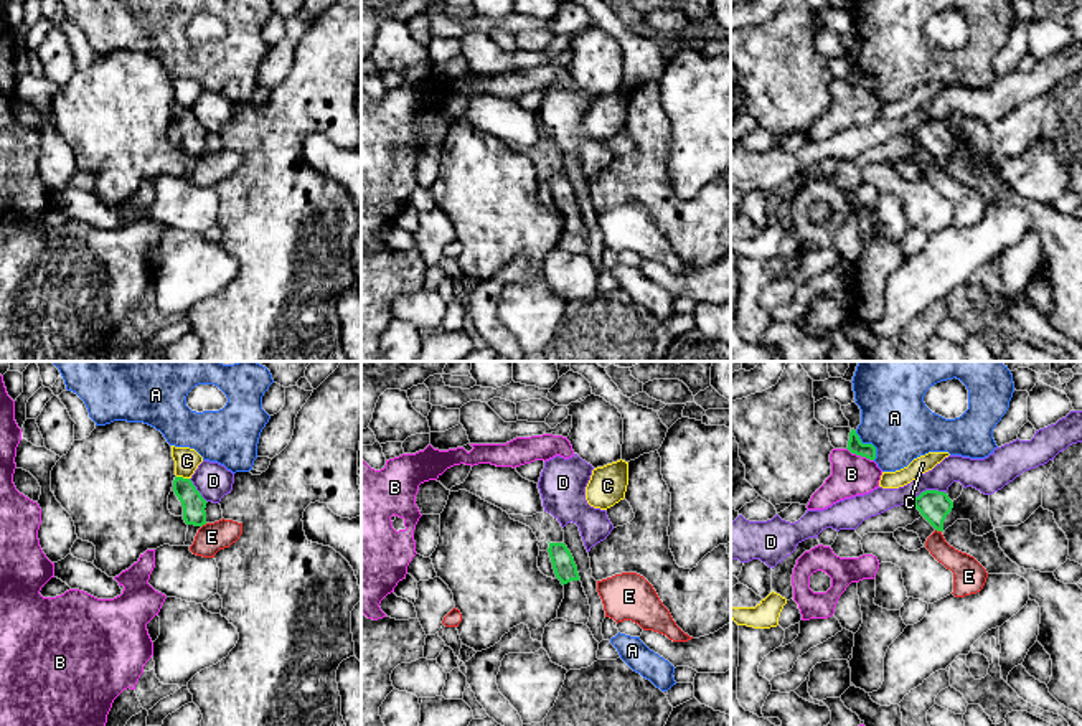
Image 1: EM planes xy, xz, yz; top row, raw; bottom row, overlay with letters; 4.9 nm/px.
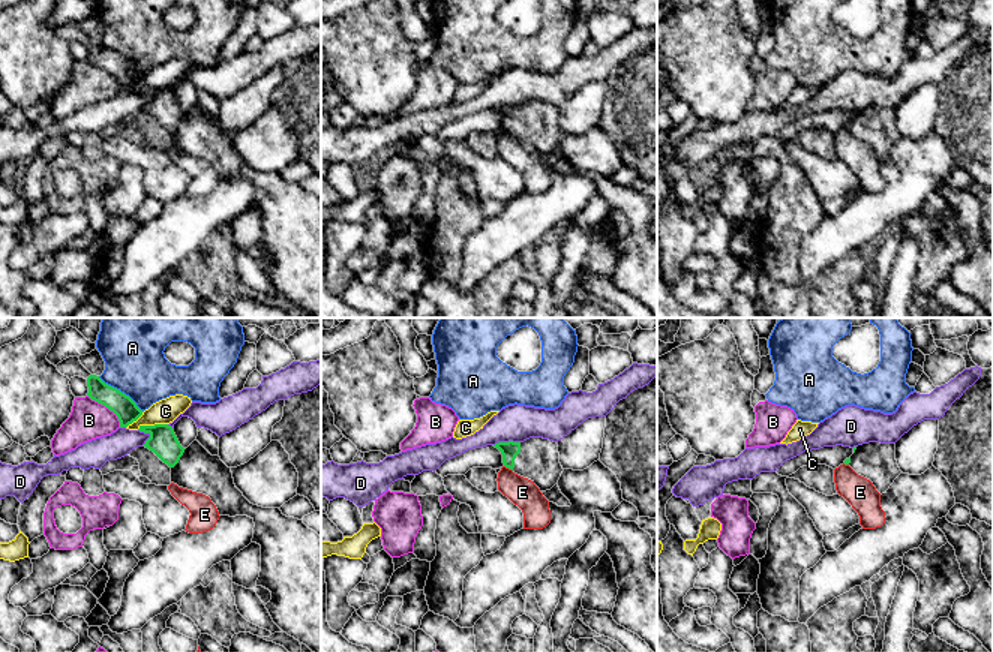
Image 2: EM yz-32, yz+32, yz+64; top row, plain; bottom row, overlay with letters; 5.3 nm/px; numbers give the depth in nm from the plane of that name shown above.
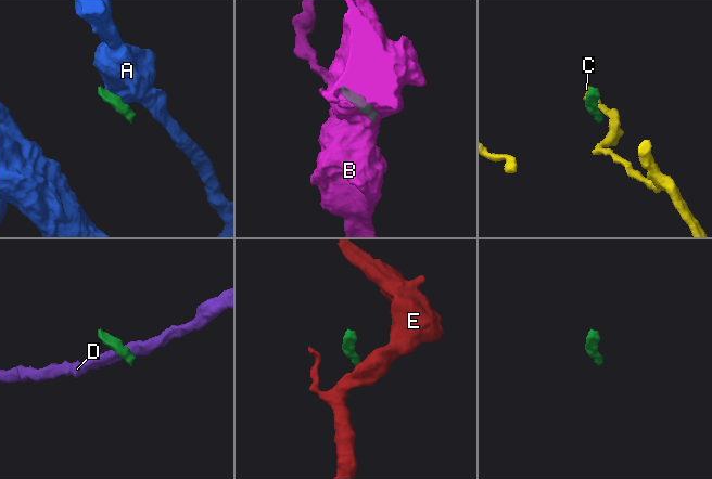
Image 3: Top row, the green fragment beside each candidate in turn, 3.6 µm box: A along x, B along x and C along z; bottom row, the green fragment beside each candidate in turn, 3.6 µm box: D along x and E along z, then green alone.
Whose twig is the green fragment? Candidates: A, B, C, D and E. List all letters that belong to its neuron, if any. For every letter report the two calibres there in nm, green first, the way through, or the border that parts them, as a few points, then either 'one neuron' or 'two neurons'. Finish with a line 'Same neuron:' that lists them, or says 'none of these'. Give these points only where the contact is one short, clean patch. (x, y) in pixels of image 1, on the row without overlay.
A: calibres 80 and 320 nm; border yz (855, 61), (863, 73), (870, 73), (875, 78), (875, 89); two neurons
B: calibres 80 and 200 nm; border yz (846, 78), (873, 91); two neurons
C: calibres 110 and 120 nm; border xy (177, 106), (188, 109); two neurons
D: calibres 150 and 140 nm; border yz (945, 122), (922, 121), (911, 132); two neurons
E: calibres 150 and 140 nm; border yz (936, 159), (940, 162); two neurons
Same neuron: none of these

